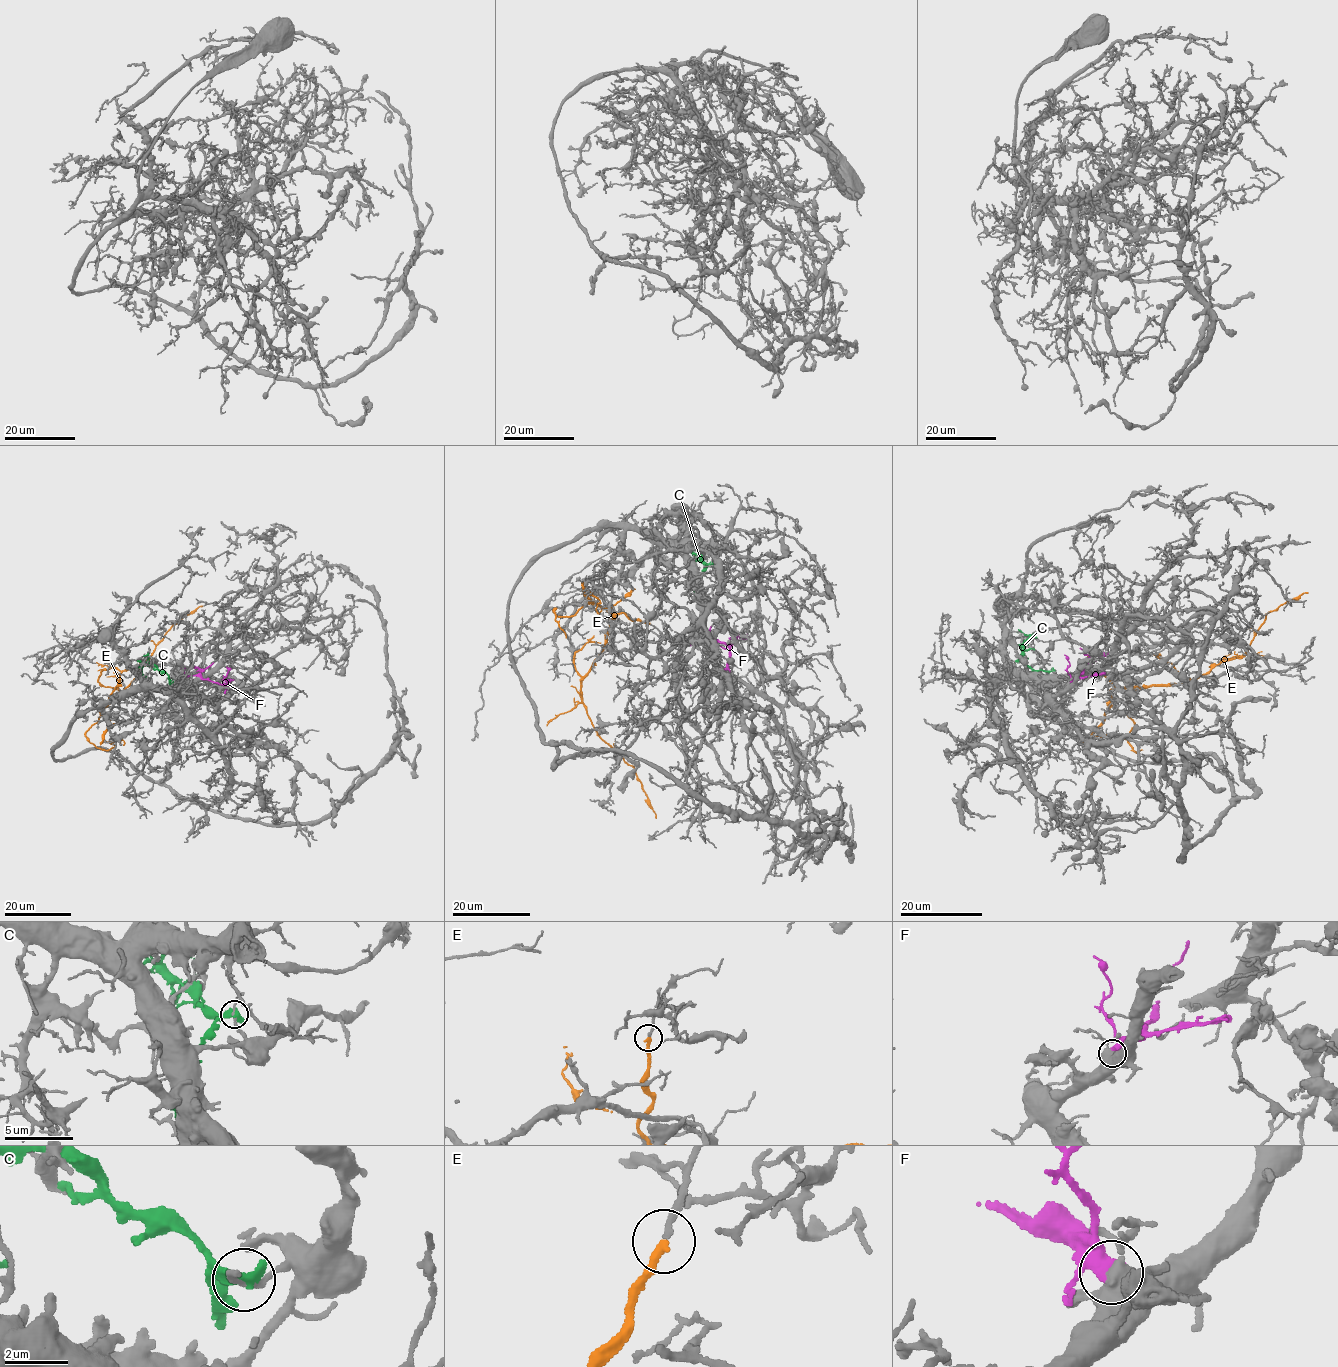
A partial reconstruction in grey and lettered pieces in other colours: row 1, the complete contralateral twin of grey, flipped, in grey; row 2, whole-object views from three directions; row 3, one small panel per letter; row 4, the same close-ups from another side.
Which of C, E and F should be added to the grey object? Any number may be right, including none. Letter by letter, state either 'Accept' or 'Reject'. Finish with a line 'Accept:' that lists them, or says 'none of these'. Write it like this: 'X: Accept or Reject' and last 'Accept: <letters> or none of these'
C: Reject
E: Reject
F: Reject
Accept: none of these

